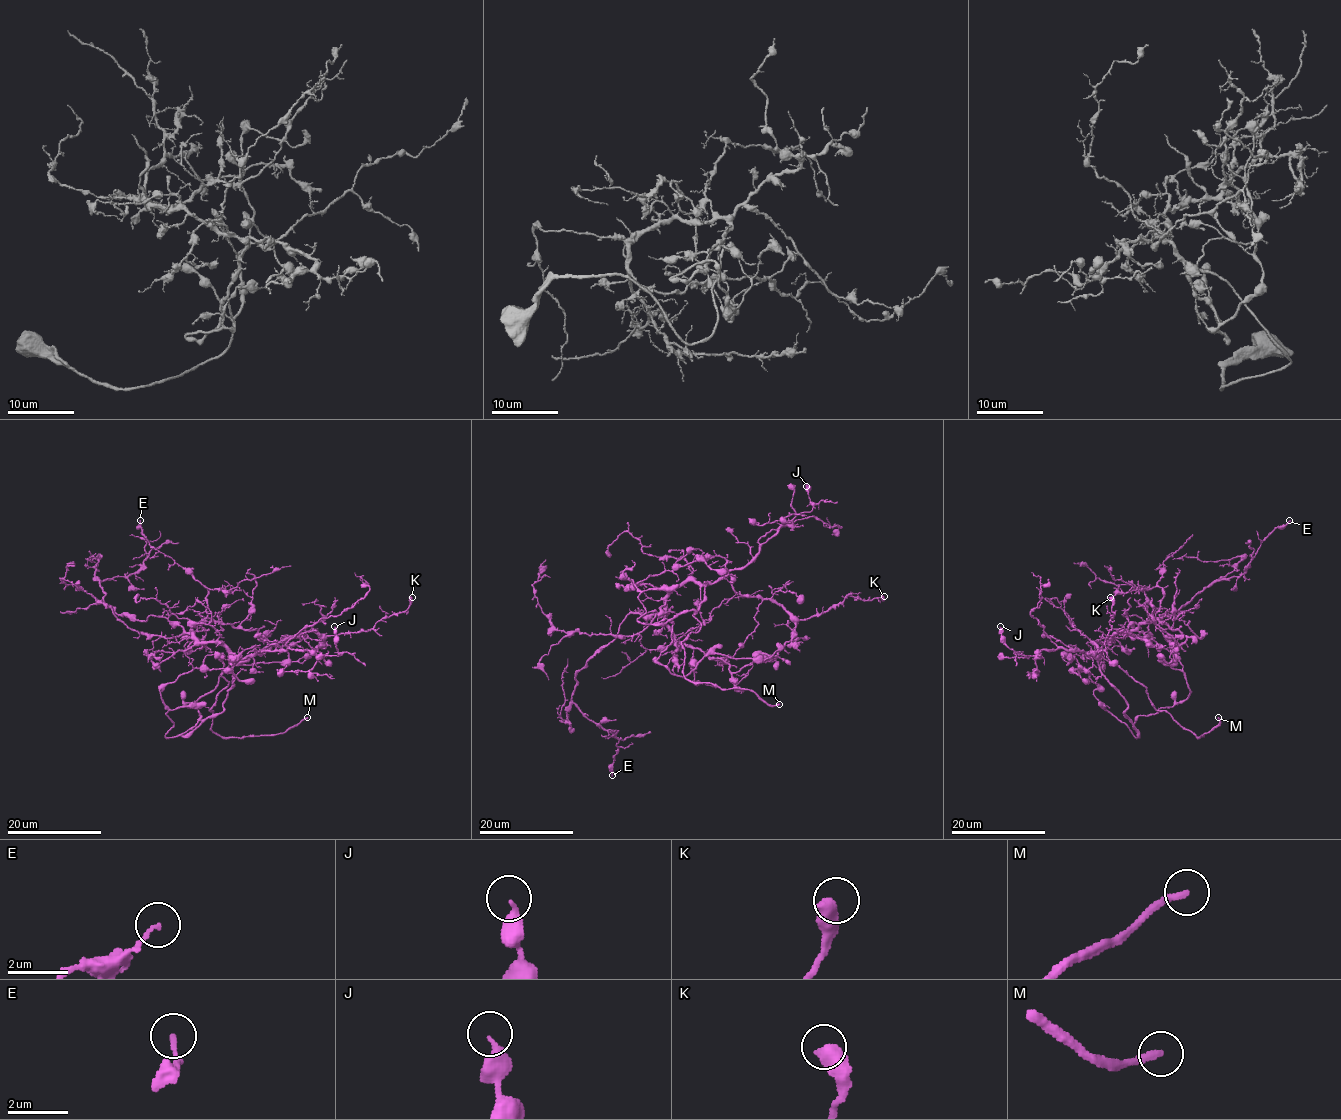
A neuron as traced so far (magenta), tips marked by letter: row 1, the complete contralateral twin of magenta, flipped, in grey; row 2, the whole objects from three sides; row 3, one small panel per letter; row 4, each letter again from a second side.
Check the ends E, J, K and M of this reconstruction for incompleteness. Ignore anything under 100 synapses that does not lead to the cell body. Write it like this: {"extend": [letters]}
{"extend": ["M"]}

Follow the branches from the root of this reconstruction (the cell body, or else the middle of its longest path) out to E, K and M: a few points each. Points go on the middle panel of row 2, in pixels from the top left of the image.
E: (663, 600), (663, 609), (657, 614), (630, 612), (618, 635), (575, 677), (573, 703), (619, 739), (612, 775)
K: (663, 600), (689, 581), (728, 575), (738, 594), (775, 600), (799, 620), (847, 596), (884, 596)
M: (663, 600), (689, 581), (700, 587), (693, 616), (701, 628), (682, 643), (688, 679), (779, 704)

